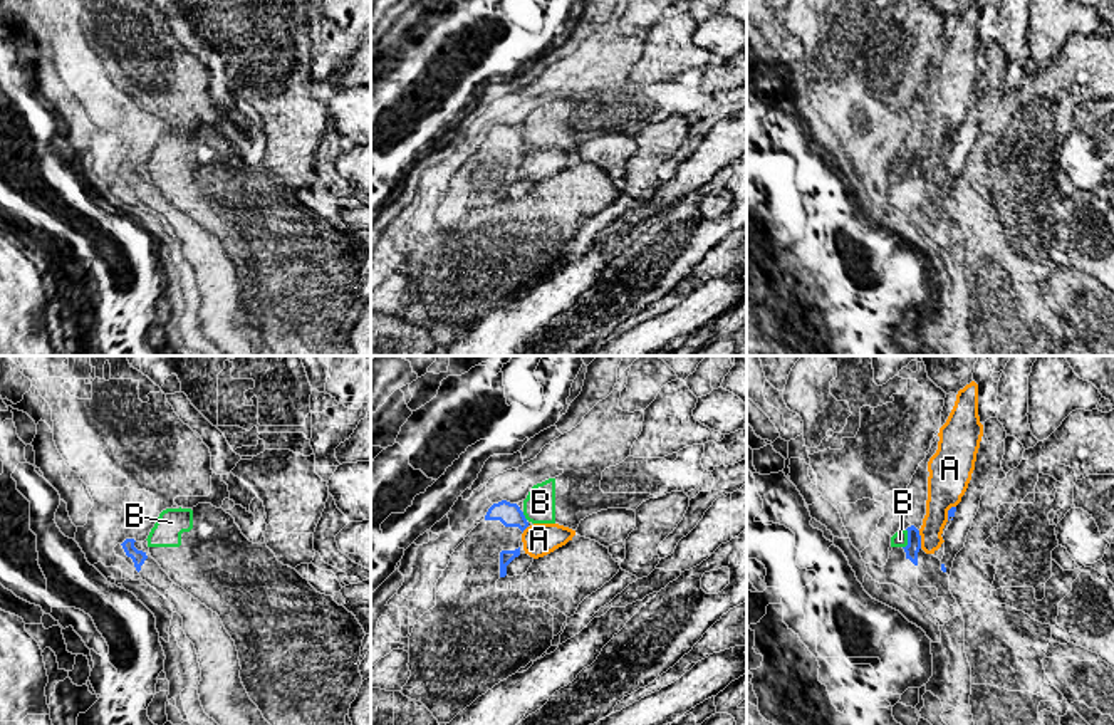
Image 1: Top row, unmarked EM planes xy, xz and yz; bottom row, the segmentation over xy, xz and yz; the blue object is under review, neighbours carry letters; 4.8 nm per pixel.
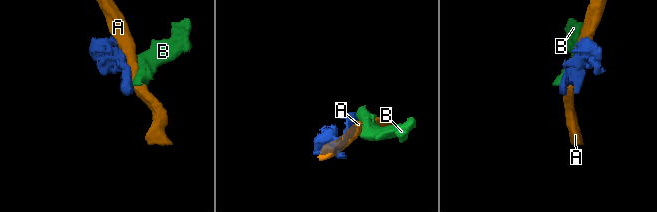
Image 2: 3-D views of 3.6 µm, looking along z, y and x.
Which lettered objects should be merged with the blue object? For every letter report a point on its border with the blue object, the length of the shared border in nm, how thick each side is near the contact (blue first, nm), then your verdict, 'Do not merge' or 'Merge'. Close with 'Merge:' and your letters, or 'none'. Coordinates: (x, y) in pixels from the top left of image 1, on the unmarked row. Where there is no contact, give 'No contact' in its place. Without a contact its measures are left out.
A: Touches blue at yz (920, 163). Shared border 90 nm. Thickness 70 nm (blue) against 150 nm. Do not merge
B: Touches blue at yz (908, 163). Shared border 100 nm. Thickness 70 nm (blue) against 80 nm. Do not merge
Merge: none

